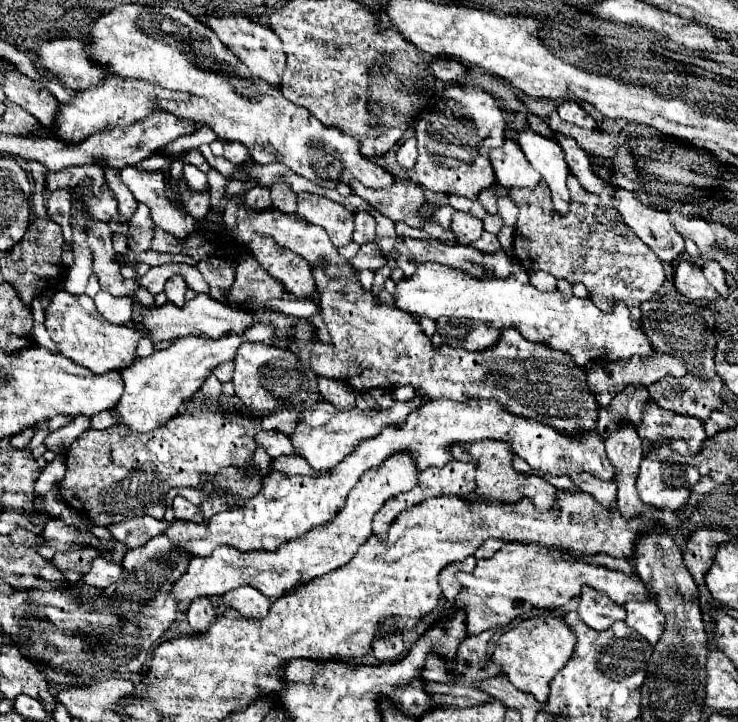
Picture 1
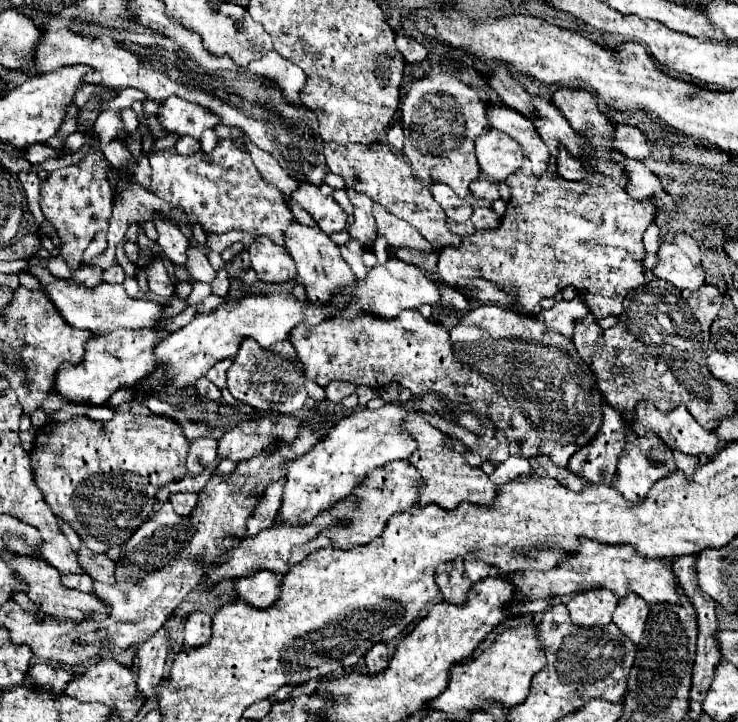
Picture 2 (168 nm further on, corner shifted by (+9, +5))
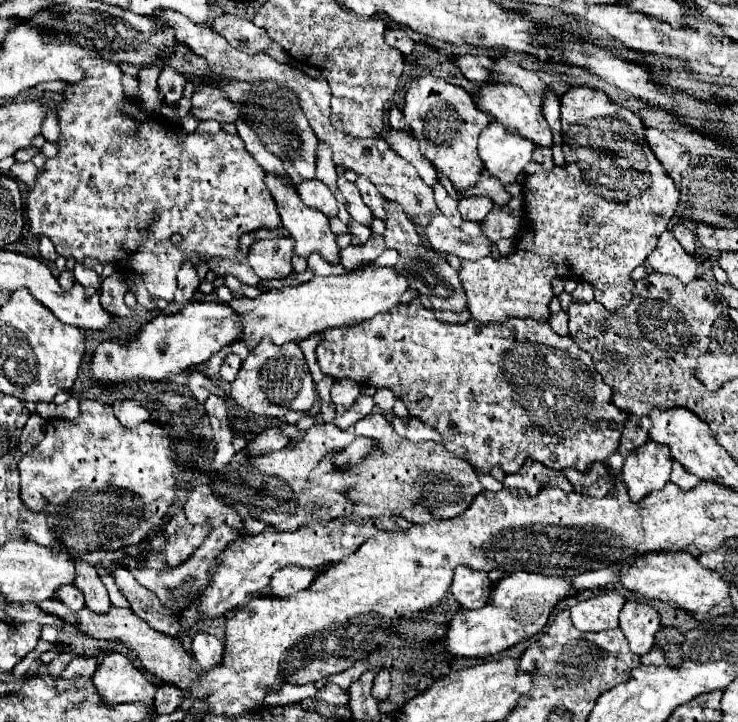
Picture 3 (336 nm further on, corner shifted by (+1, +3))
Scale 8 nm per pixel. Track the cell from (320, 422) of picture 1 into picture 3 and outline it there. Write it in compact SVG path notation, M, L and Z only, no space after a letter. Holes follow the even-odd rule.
M174 517L168 523L168 559L166 565L170 569L182 565L190 559L190 555L204 543L208 537L210 527L208 525L192 525L186 517Z

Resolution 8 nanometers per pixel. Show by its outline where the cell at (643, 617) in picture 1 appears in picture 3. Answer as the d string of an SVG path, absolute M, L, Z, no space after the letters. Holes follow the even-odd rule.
M626 601L622 611L620 611L620 629L630 643L630 651L636 655L644 655L644 653L652 651L652 647L654 647L654 637L660 629L660 613L650 603Z

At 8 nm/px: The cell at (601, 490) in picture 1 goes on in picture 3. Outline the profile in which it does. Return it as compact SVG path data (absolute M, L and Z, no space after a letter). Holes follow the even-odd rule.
M528 459L520 467L518 473L506 475L502 483L504 483L504 487L524 489L528 495L534 495L534 491L538 491L540 487L554 487L554 485L560 487L564 493L572 491L572 485L570 485L570 481L564 475L546 469L542 463L538 463L534 459Z

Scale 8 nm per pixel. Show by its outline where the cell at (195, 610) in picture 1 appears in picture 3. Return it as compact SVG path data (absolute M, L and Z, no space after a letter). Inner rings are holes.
M200 631L194 635L190 651L192 651L194 659L200 663L200 667L204 671L208 671L208 667L214 667L216 663L220 663L222 655L224 655L224 643L220 639L216 639L214 635Z

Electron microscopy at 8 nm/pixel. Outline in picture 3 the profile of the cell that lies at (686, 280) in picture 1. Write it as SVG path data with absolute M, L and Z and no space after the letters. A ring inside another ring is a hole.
M664 231L658 239L656 249L648 255L648 265L654 271L668 273L678 277L682 283L690 283L698 277L698 263L696 259L682 249L676 237L670 231Z

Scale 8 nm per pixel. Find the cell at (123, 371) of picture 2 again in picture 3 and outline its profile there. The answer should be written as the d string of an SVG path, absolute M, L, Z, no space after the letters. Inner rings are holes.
M220 301L188 303L180 313L160 313L146 323L138 339L130 343L110 341L96 349L90 363L90 375L100 383L122 383L122 381L164 381L172 375L186 371L192 365L208 361L222 347L240 341L240 323L232 315L232 307Z

